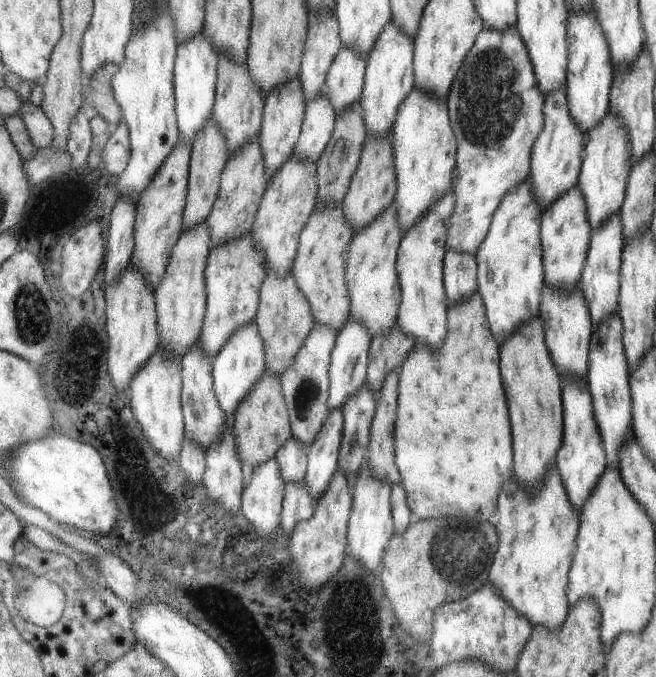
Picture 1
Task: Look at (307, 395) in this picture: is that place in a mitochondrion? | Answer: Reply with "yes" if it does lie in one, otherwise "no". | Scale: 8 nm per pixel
yes

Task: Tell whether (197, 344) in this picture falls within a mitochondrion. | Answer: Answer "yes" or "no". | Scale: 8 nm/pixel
no

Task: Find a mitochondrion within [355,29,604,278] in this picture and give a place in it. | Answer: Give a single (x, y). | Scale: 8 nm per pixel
(489, 100)

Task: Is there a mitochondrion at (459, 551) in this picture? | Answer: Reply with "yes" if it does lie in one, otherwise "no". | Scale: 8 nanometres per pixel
yes

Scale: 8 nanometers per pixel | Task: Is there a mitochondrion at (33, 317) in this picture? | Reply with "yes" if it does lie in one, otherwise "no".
yes

